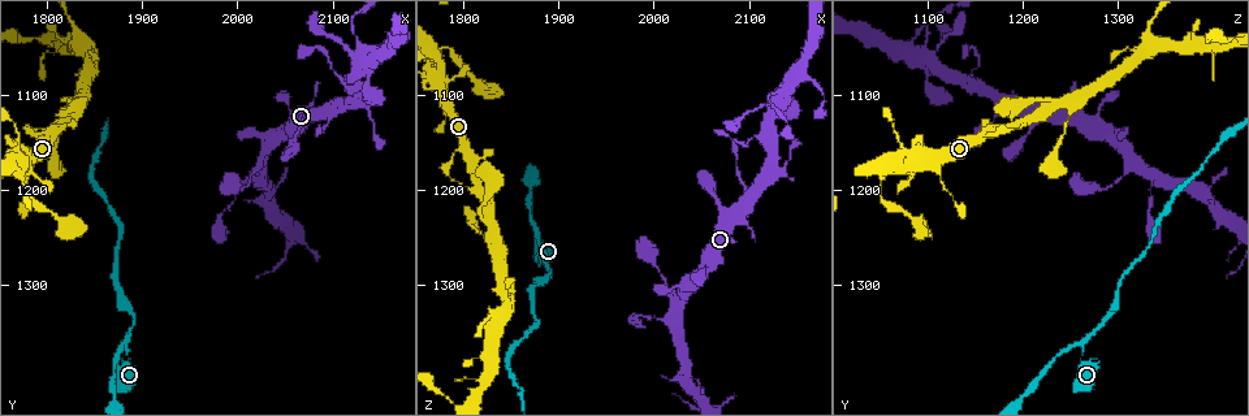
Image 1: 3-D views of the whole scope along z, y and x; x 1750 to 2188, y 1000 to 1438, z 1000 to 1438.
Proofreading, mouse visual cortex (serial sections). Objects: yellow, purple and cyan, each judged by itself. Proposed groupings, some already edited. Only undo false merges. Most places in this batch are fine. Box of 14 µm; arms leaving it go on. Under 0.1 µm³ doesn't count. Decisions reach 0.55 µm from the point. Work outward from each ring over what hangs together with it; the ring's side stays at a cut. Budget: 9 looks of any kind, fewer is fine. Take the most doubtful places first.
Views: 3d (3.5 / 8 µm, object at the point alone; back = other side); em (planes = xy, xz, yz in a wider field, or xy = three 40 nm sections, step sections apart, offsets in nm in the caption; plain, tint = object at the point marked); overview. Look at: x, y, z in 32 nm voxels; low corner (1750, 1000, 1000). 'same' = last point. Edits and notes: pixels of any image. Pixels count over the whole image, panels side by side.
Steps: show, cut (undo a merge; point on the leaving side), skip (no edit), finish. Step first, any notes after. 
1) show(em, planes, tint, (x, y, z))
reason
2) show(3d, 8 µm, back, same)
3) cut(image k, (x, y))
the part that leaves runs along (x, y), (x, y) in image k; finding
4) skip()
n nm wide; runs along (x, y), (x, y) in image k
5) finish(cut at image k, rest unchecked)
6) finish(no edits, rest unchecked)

show(3d, 3.5 µm, (1880, 1365, 1265))
branch point

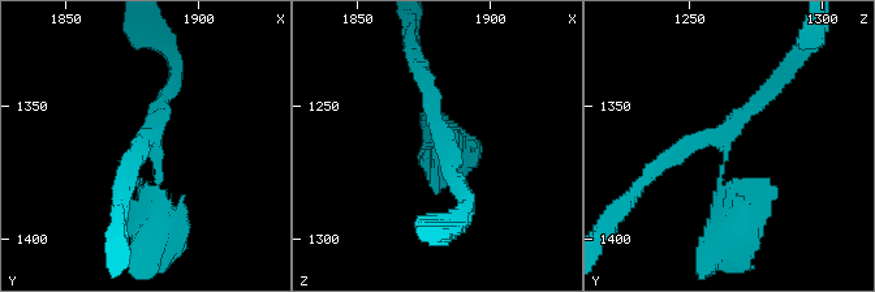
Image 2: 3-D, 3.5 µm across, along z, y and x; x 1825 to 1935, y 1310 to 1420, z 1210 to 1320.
show(em, xy, step 2, tint, (1883, 1362, 1263))
need the tissue

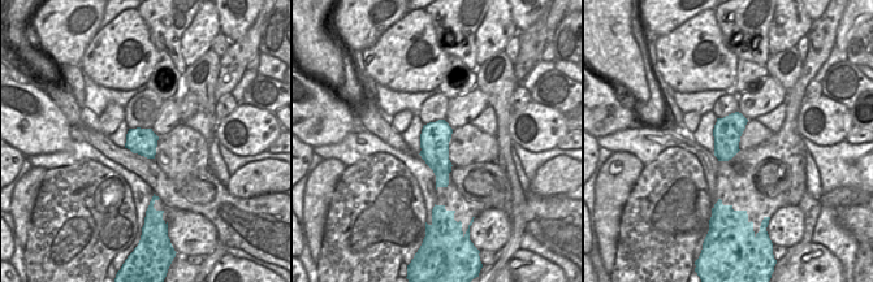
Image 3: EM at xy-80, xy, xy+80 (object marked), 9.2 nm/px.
skip()
runs along (733, 222), (720, 190), (724, 134), (780, 78) in image 2; continuous, no second cell

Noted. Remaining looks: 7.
show(3d, 3.5 µm, (2125, 1065, 1105))
two arms at a narrow angle

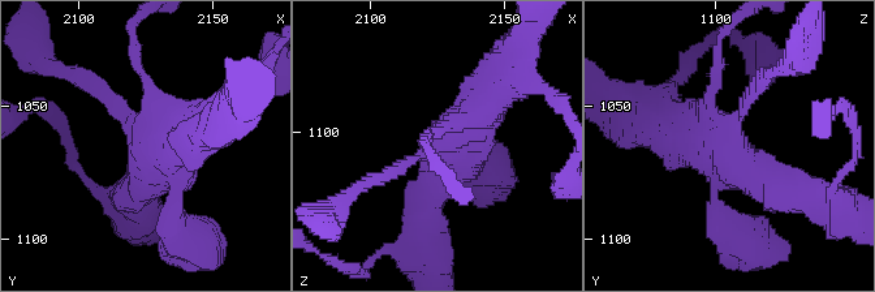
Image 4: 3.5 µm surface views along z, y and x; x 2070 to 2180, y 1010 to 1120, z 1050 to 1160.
show(em, xy, step 3, tint, (2126, 1062, 1104))
now the EM

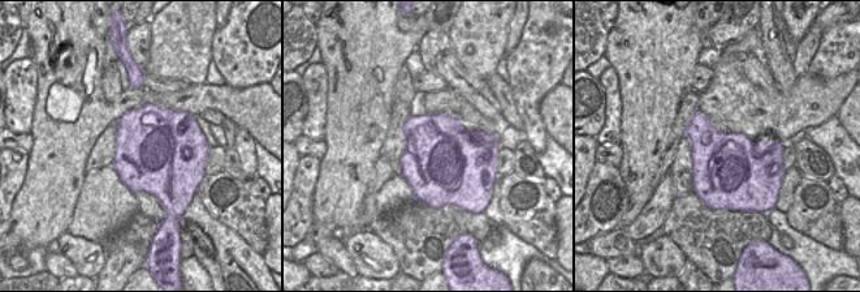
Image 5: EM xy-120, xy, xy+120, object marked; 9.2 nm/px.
show(em, xy, step 2, tint, same)
another direction

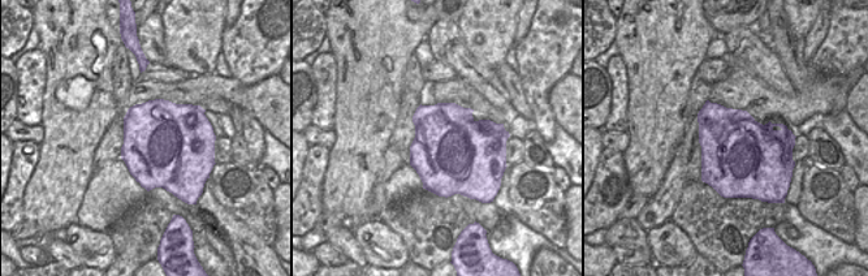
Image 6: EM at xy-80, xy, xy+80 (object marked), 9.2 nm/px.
skip()
runs along (423, 207), (423, 194), (499, 73) in image 4; one cell here

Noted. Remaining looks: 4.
show(3d, 8 µm, (2010, 1190, 1300))
calibre changes

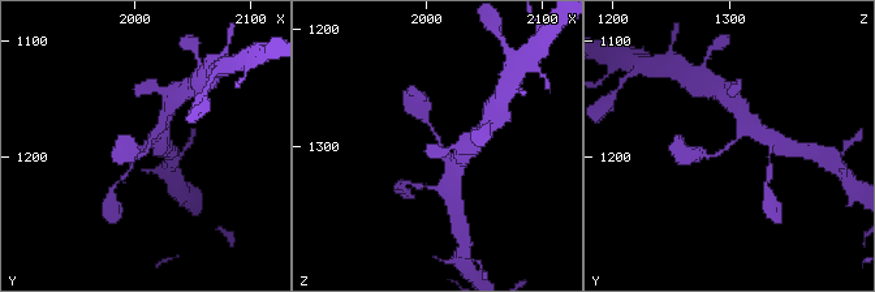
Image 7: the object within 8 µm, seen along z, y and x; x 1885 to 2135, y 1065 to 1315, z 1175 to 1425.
show(3d, 3.5 µm, (2014, 1190, 1298))

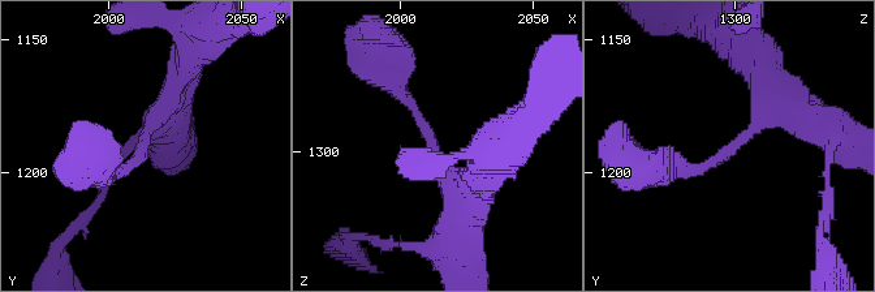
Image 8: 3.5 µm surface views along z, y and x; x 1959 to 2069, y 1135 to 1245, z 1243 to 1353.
show(em, xy, step 2, tint, (2012, 1190, 1300))
arms of 150, 300 nm; now the EM

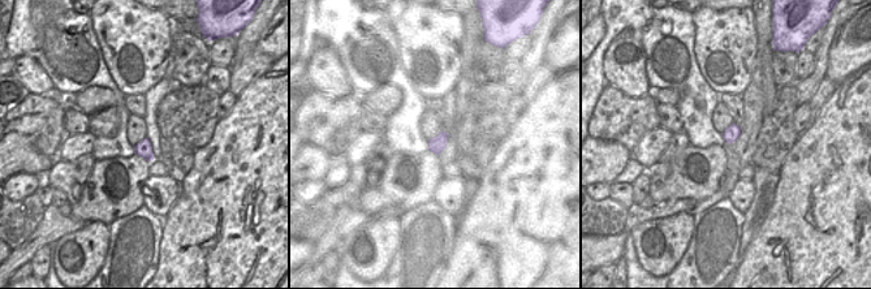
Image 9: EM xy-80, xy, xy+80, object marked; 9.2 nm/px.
skip()
150 nm wide; runs along (468, 185), (443, 176), (395, 82) in image 8; one cell here

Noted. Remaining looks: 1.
finish(no edits, rest unchecked)

